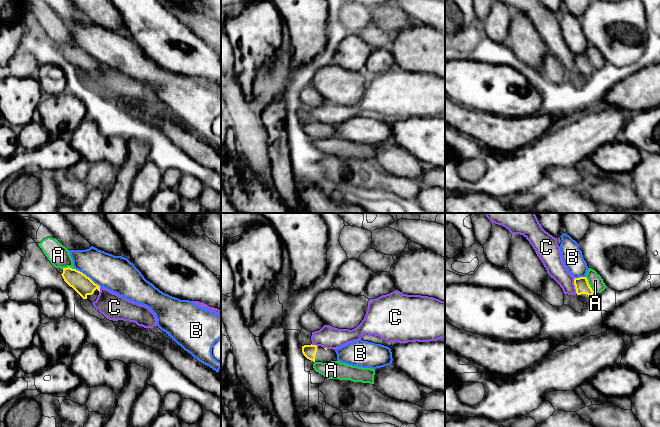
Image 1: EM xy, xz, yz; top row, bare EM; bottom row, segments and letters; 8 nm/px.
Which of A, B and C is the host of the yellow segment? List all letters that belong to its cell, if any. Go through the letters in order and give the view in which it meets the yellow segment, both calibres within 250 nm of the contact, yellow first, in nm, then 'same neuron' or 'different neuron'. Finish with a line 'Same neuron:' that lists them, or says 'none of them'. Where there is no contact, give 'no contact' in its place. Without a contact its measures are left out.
A: yz | 120/120 nm | different neuron
B: xy | 160/280 nm | different neuron
C: yz | 120/150 nm | different neuron
Same neuron: none of them

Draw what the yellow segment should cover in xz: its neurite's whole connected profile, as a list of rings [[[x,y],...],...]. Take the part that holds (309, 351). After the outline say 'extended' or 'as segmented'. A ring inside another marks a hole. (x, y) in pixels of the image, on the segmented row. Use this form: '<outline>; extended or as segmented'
[[[304,345],[302,346],[303,355],[313,361],[327,363],[331,361],[337,361],[337,354],[333,349],[323,348],[316,345]]]; extended

